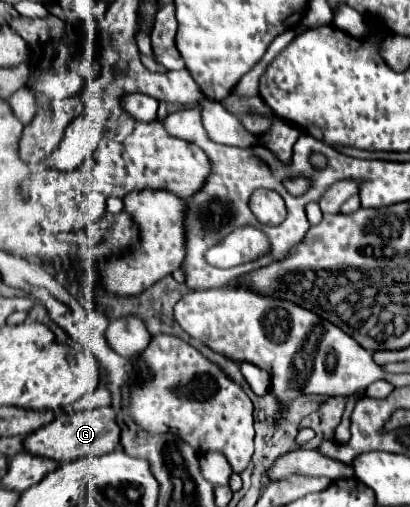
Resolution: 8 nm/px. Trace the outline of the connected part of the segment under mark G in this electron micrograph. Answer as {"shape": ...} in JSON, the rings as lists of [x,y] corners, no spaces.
{"shape":[[[112,407],[92,409],[92,411],[80,411],[72,415],[60,415],[46,427],[40,427],[36,433],[26,437],[26,451],[54,459],[58,463],[62,461],[74,461],[86,455],[106,455],[120,447],[120,427],[116,423],[116,413]]]}

